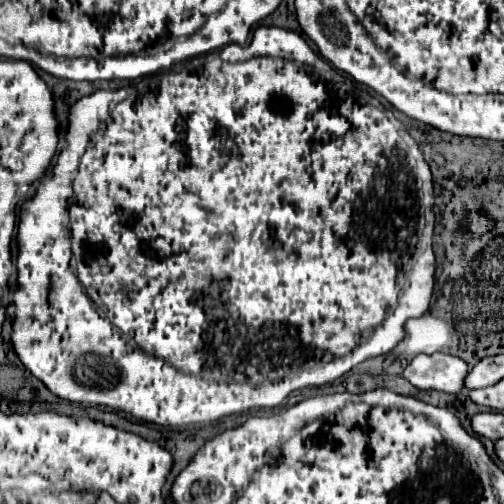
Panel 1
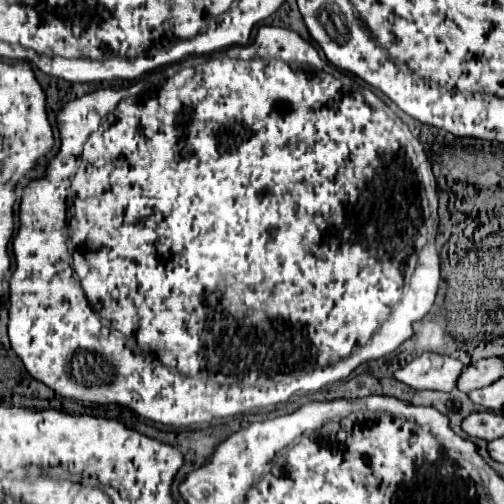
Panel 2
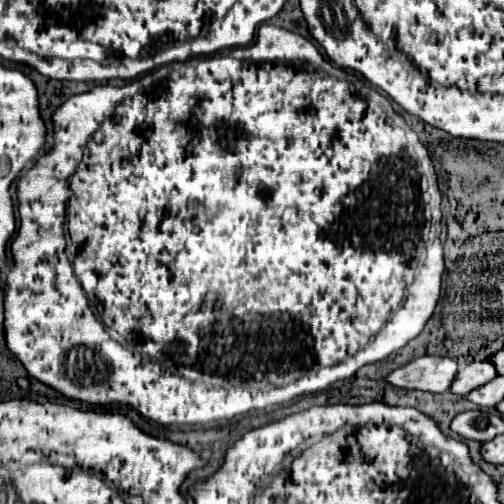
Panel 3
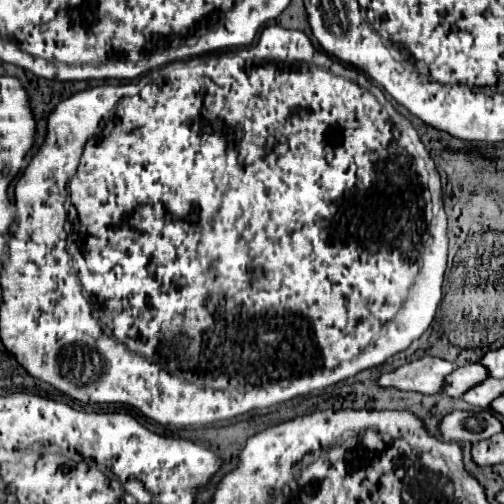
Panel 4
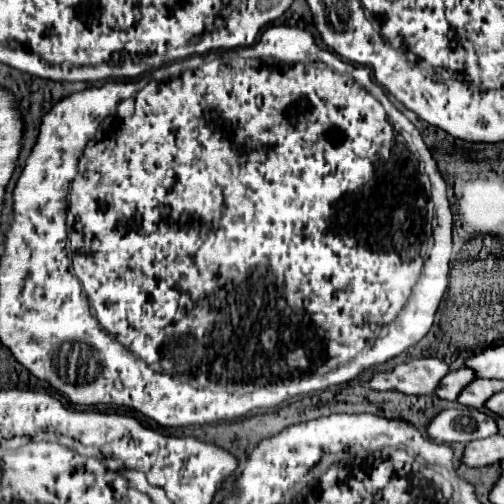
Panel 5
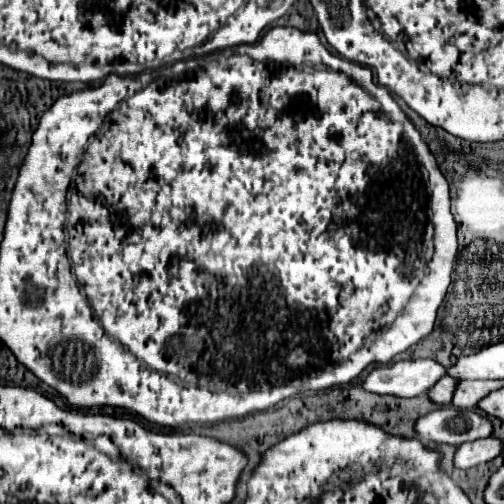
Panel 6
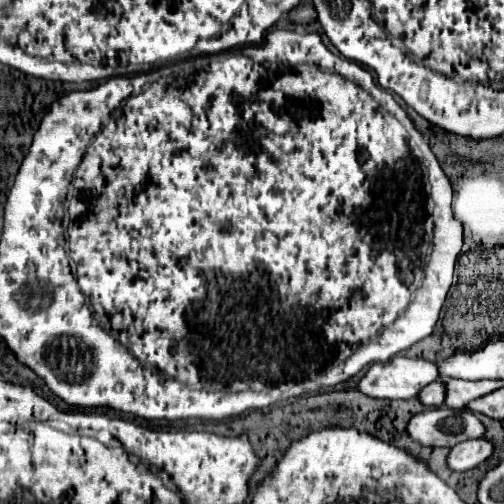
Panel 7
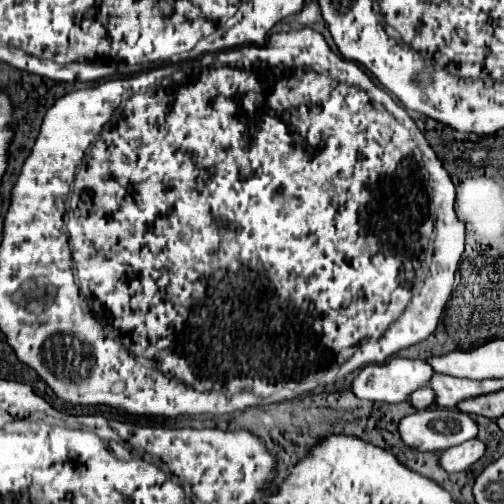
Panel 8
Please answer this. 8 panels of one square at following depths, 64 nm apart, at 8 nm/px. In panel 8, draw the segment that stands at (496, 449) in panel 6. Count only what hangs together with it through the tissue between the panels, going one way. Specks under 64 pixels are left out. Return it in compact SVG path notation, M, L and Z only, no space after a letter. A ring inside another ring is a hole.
M466 440L464 444L458 444L458 446L452 446L452 448L446 448L440 452L440 458L438 458L438 464L440 468L444 468L446 472L464 472L466 468L470 468L476 460L482 458L486 446L480 442L480 440Z

